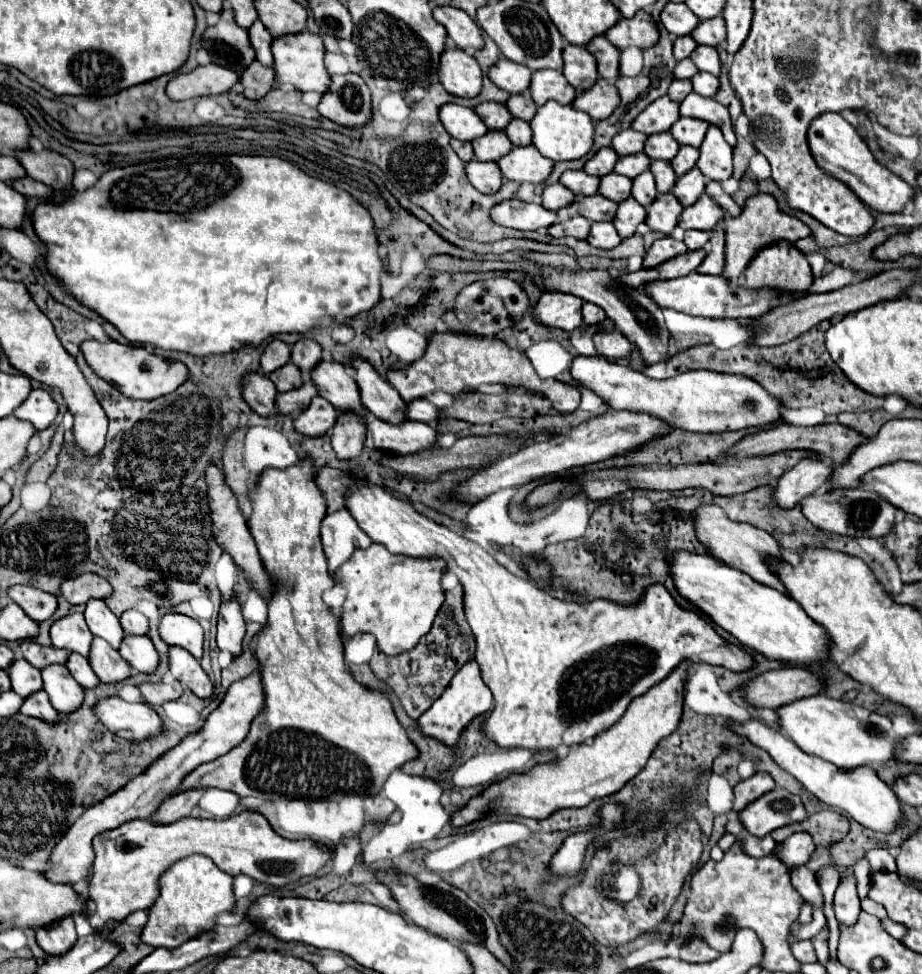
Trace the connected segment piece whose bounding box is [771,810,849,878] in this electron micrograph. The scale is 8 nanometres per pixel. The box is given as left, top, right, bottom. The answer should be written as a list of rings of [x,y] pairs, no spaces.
[[[821,810],[821,812],[813,814],[813,816],[809,816],[801,824],[789,824],[785,828],[773,830],[771,838],[775,842],[783,842],[785,838],[789,838],[795,832],[807,832],[807,834],[811,834],[811,838],[815,842],[816,849],[807,862],[806,867],[817,878],[819,878],[819,870],[823,866],[835,866],[837,872],[839,872],[839,876],[843,876],[847,872],[847,868],[835,864],[833,856],[831,856],[831,846],[835,842],[843,840],[845,834],[849,832],[849,820],[843,814],[833,812],[833,810]]]

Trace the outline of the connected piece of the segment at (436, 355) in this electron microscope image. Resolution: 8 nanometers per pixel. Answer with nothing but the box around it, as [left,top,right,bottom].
[387,332,581,414]

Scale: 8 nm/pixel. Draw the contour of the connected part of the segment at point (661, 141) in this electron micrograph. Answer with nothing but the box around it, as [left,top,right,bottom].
[645,132,679,160]

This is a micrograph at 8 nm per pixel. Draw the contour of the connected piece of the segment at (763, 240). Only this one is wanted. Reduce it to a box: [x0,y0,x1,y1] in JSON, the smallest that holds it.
[723,196,809,292]

